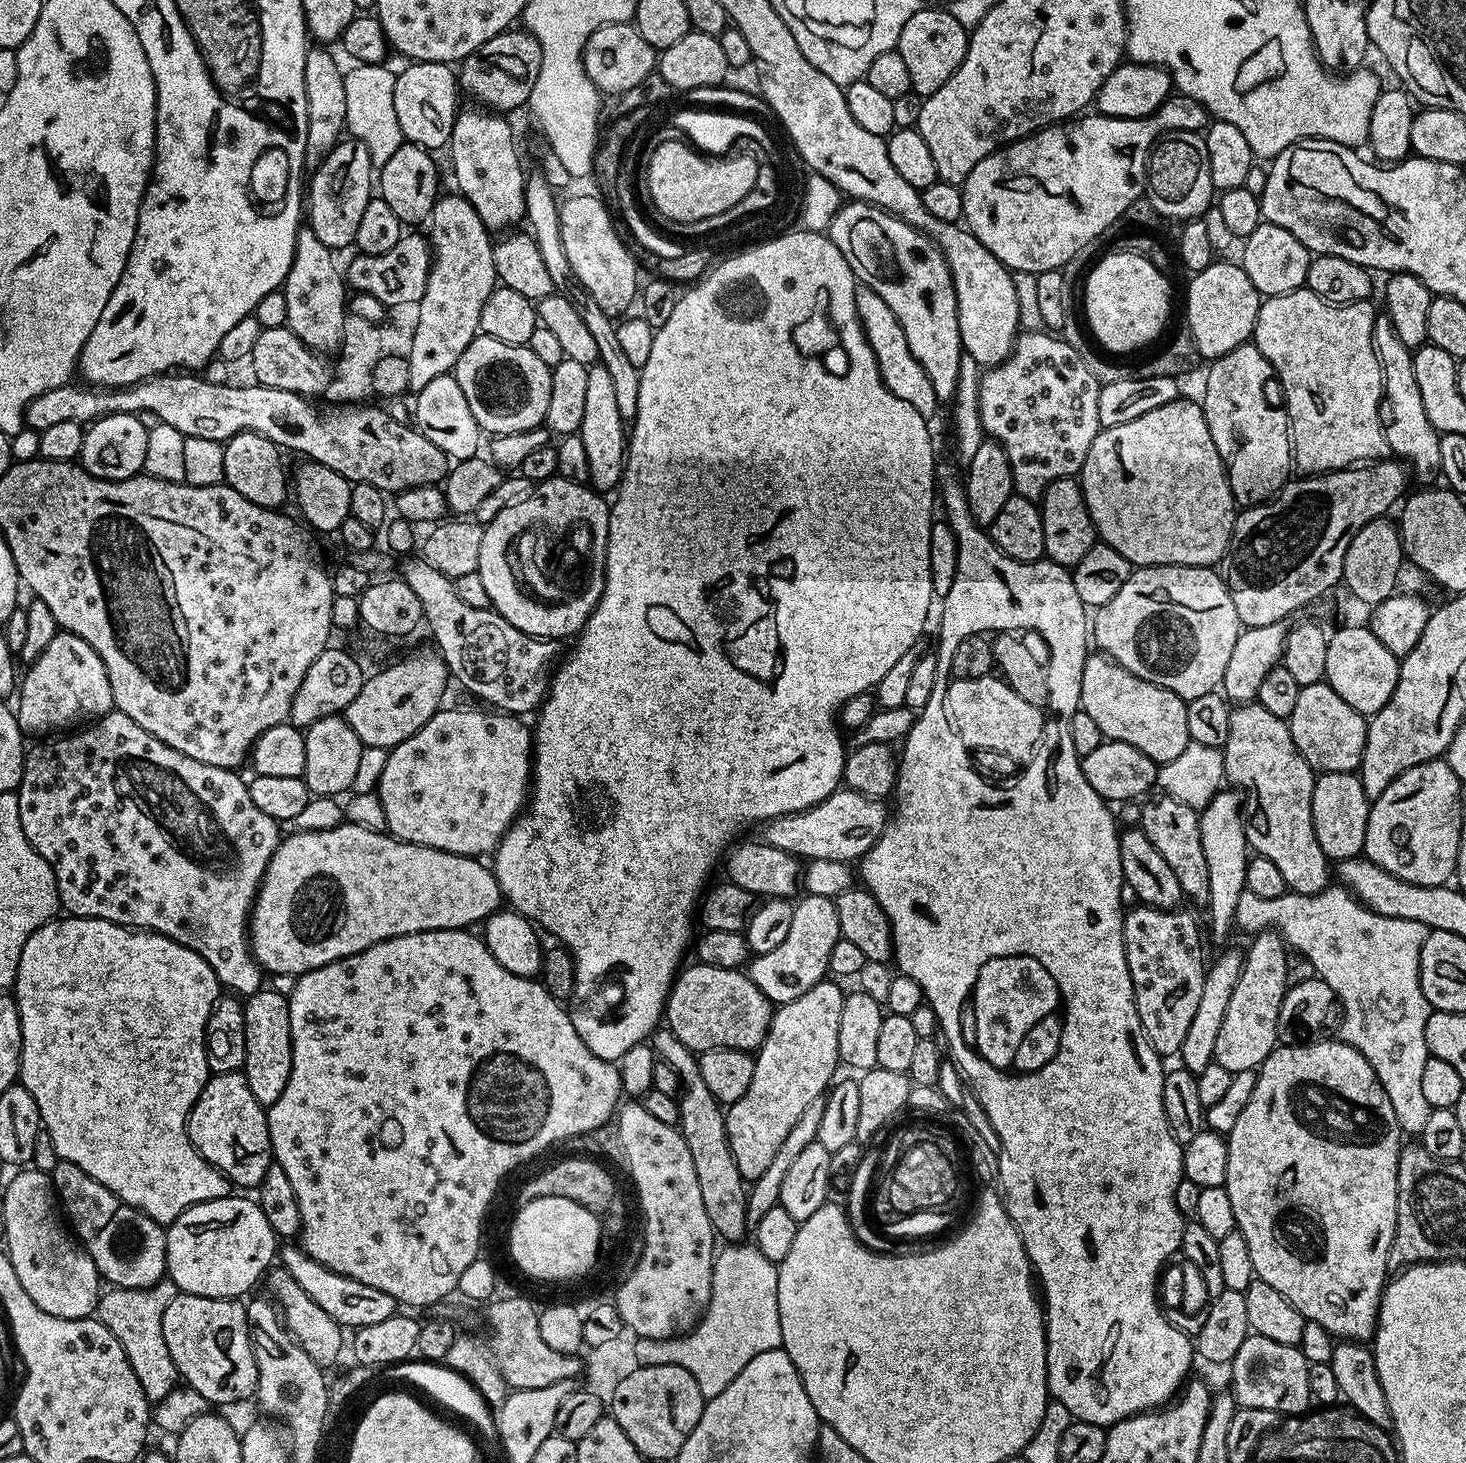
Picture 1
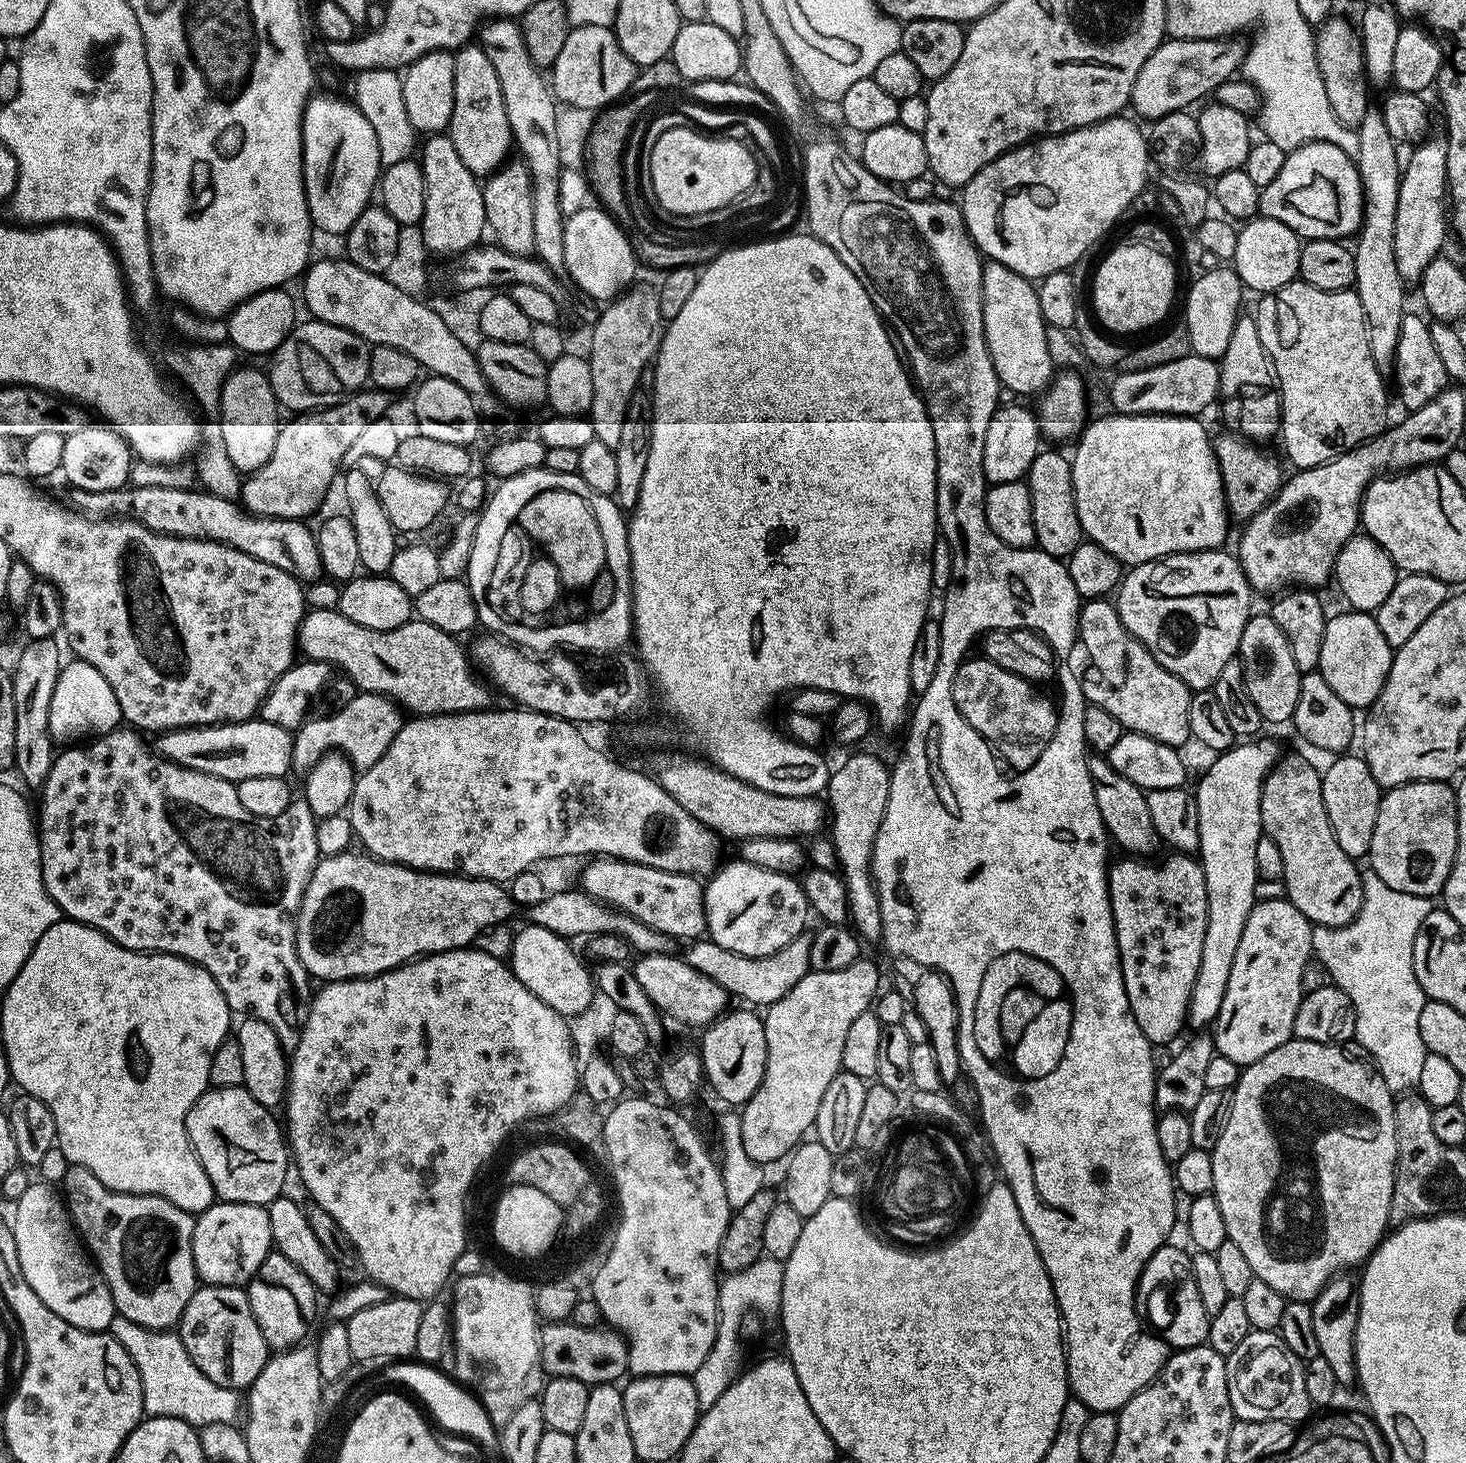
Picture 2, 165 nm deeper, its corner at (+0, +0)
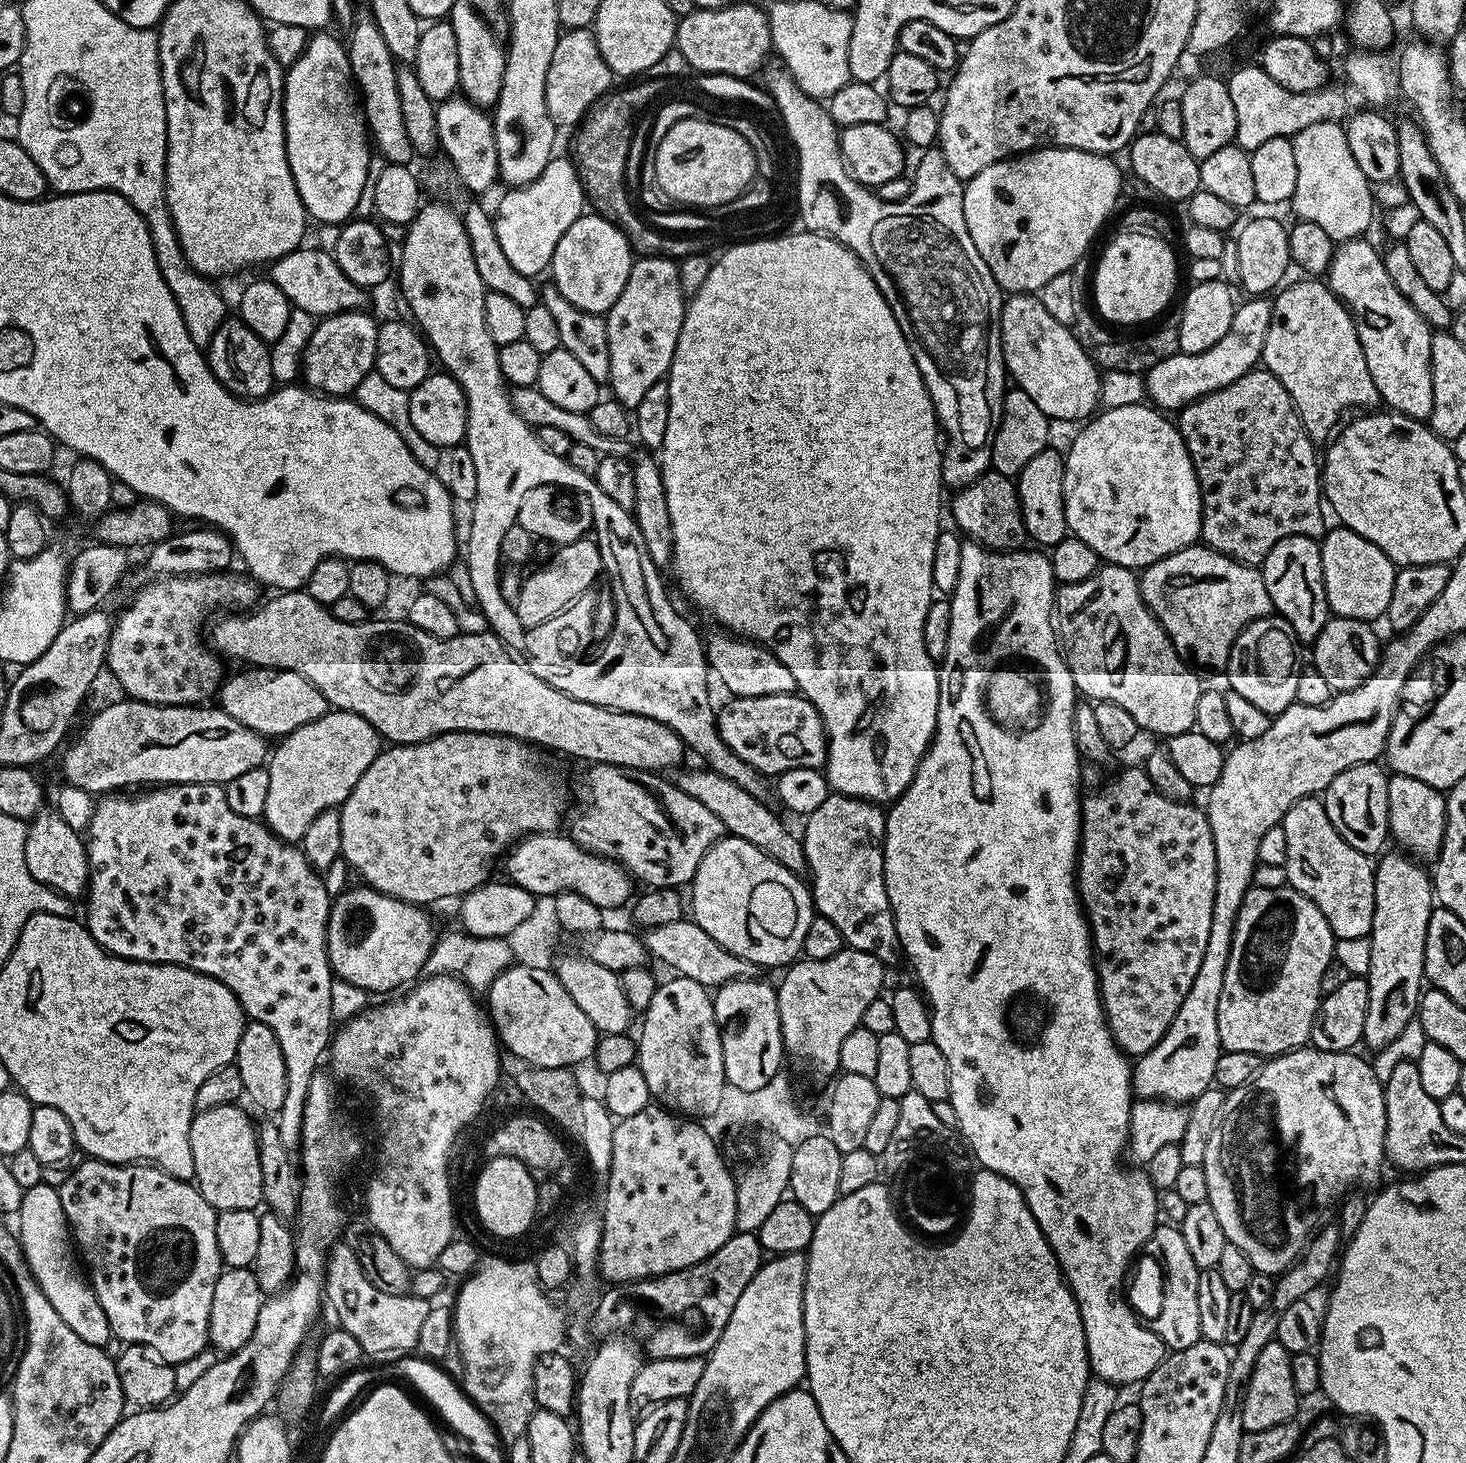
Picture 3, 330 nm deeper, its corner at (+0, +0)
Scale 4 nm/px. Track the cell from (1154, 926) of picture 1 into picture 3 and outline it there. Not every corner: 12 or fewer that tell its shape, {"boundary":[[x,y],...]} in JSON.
{"boundary":[[1143,767],[1080,802],[1104,1017],[1145,1056],[1206,954],[1203,807]]}

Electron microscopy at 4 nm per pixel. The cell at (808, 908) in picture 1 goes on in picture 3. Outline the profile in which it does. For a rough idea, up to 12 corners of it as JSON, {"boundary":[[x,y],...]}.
{"boundary":[[681,918],[643,933],[653,961],[707,990],[751,977],[702,926]]}

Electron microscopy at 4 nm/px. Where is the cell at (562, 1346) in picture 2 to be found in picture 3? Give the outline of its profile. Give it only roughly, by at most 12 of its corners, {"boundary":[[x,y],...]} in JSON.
{"boundary":[[735,1231],[710,1258],[617,1284],[590,1328],[644,1312],[648,1360],[707,1357],[766,1253]]}

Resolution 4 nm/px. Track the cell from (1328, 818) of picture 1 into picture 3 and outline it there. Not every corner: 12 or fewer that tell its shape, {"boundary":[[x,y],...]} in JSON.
{"boundary":[[1379,763],[1342,770],[1322,793],[1334,830],[1369,858],[1389,843]]}

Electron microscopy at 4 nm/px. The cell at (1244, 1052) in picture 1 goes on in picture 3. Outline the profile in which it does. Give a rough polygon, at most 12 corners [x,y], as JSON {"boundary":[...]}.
{"boundary":[[1248,889],[1218,1038],[1261,1058],[1312,1039],[1330,922]]}

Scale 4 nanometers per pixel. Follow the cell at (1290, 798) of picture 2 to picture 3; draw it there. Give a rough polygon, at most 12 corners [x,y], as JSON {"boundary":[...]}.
{"boundary":[[1307,796],[1286,810],[1288,884],[1337,940],[1368,938],[1376,869]]}

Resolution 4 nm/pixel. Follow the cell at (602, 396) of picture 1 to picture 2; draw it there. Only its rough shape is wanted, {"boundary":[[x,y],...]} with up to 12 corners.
{"boundary":[[651,287],[601,311],[586,352],[596,440],[618,446],[666,327]]}

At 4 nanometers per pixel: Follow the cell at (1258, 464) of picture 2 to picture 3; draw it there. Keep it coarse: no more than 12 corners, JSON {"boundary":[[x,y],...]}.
{"boundary":[[1257,366],[1179,409],[1200,540],[1323,537],[1322,464]]}

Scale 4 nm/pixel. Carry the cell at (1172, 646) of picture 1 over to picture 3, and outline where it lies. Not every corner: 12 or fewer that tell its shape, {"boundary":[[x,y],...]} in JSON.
{"boundary":[[1207,546],[1143,569],[1176,653],[1227,669],[1273,611],[1259,567]]}

